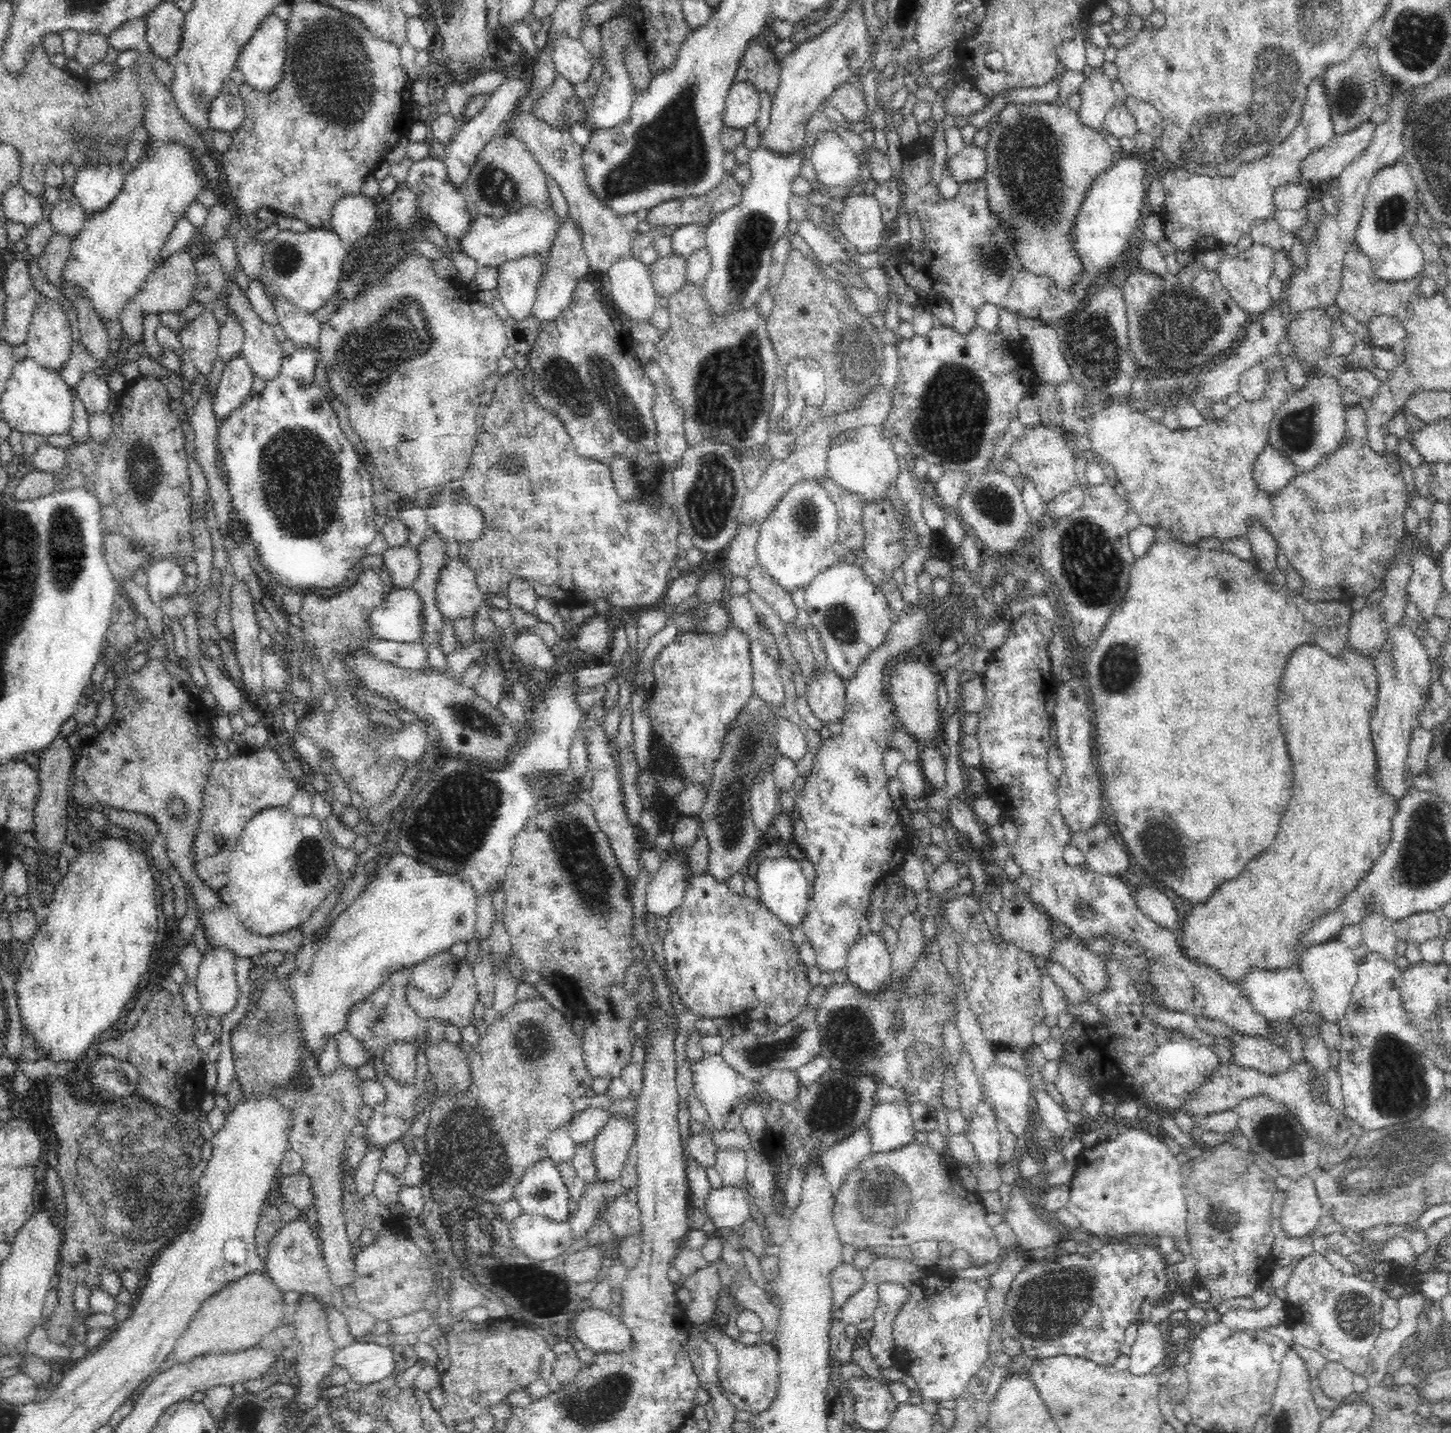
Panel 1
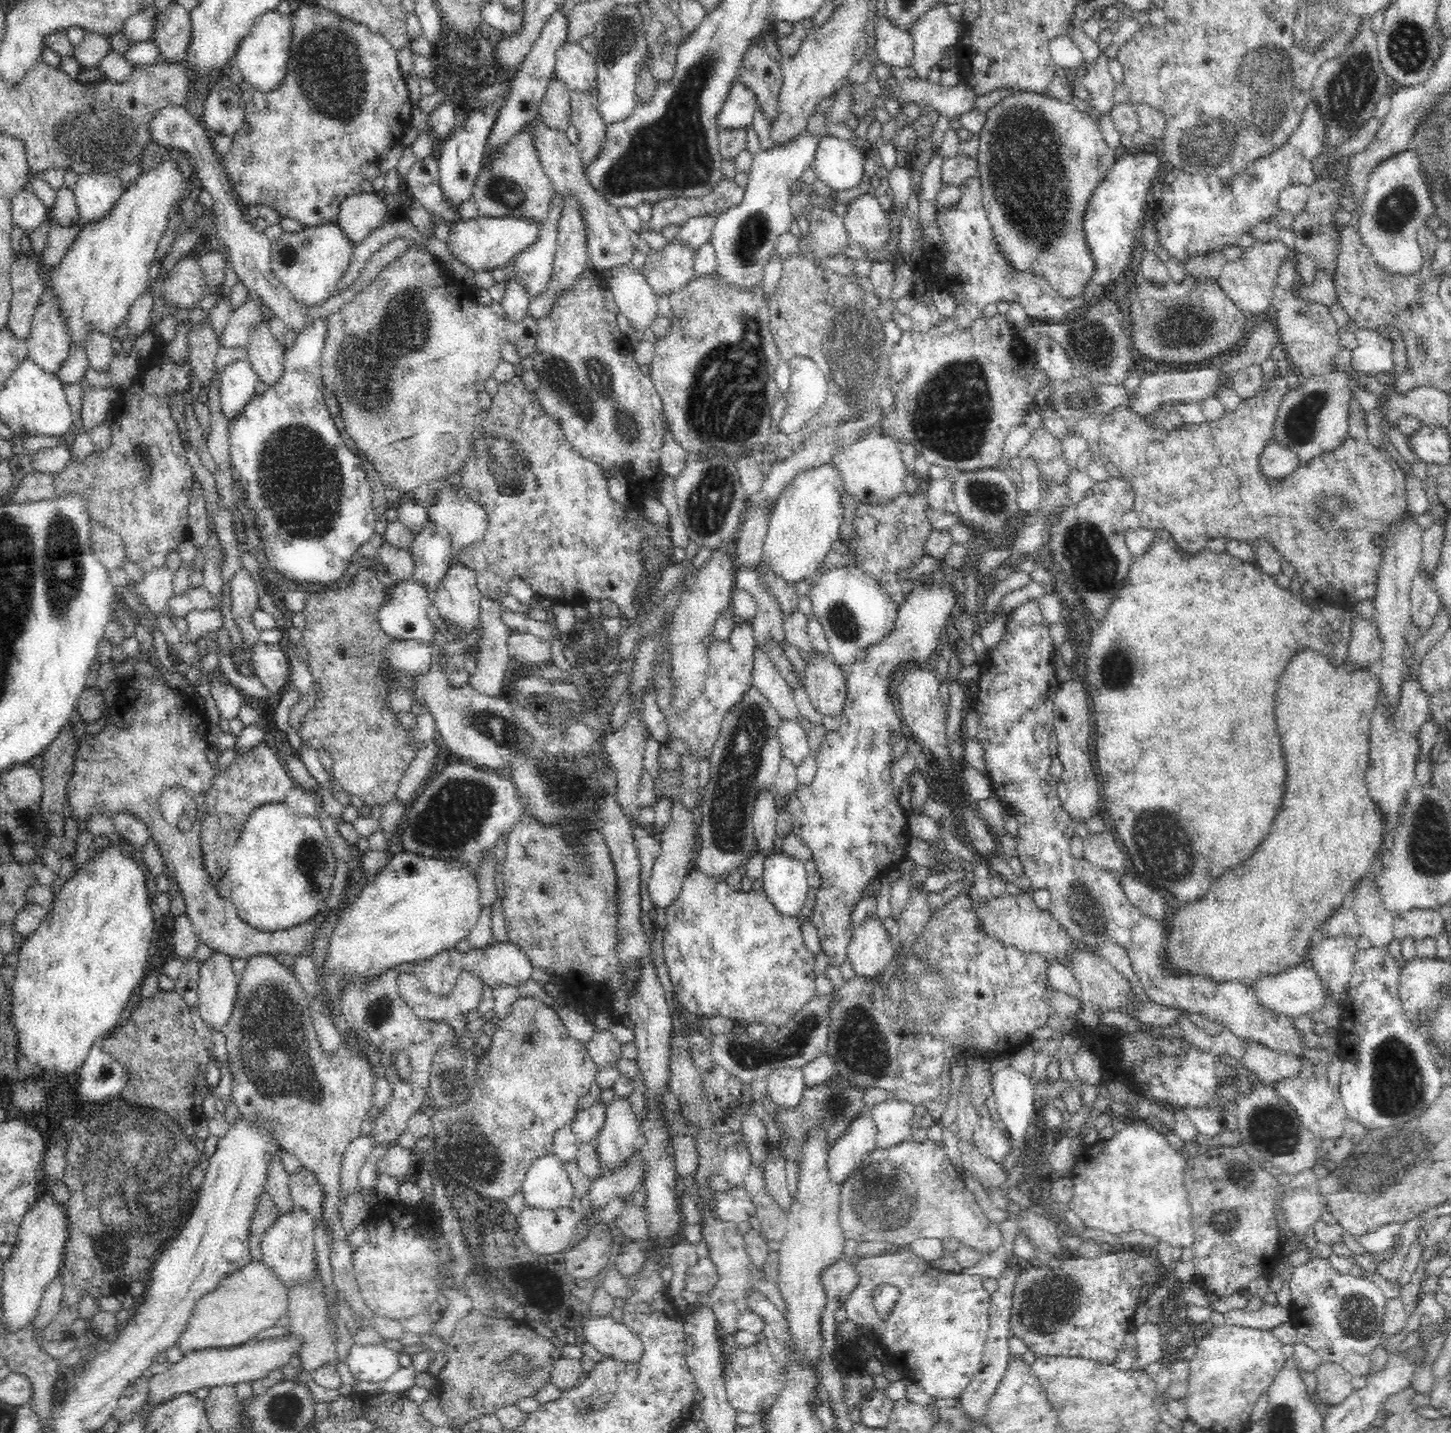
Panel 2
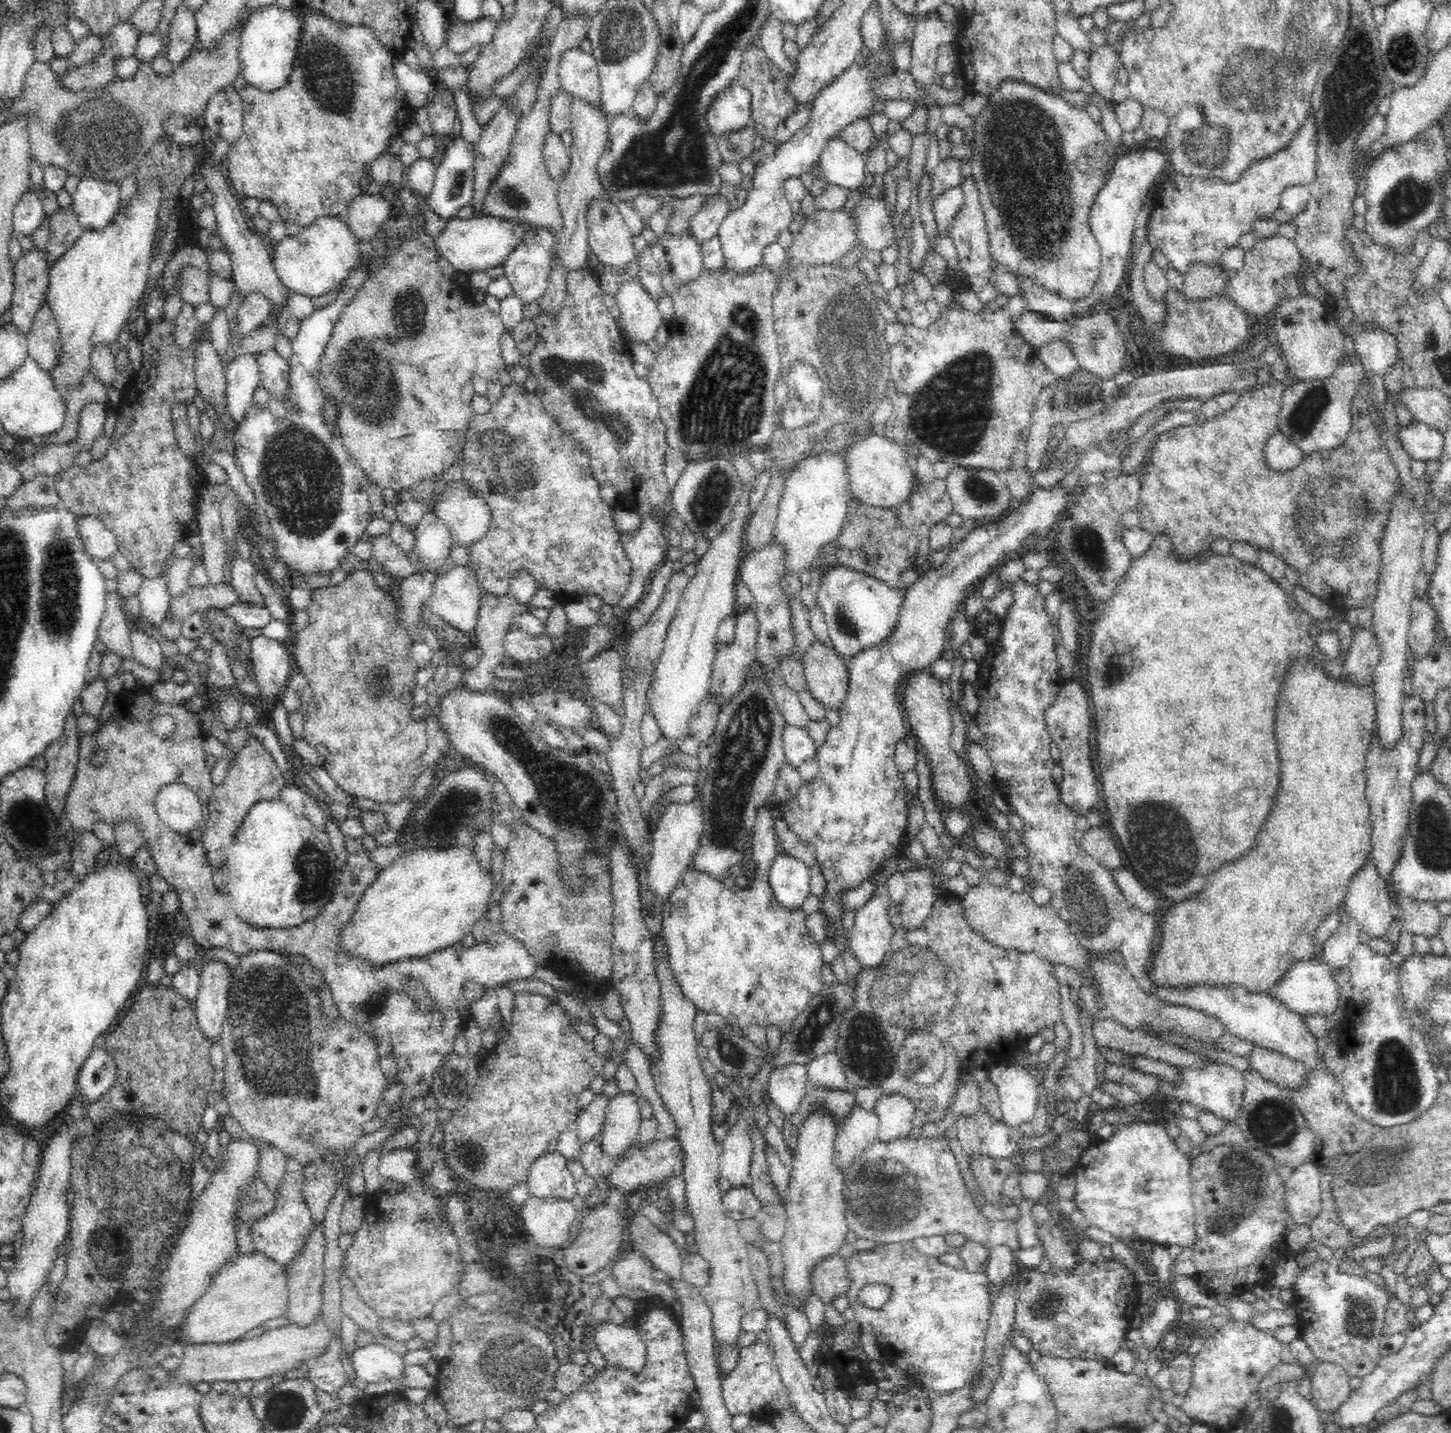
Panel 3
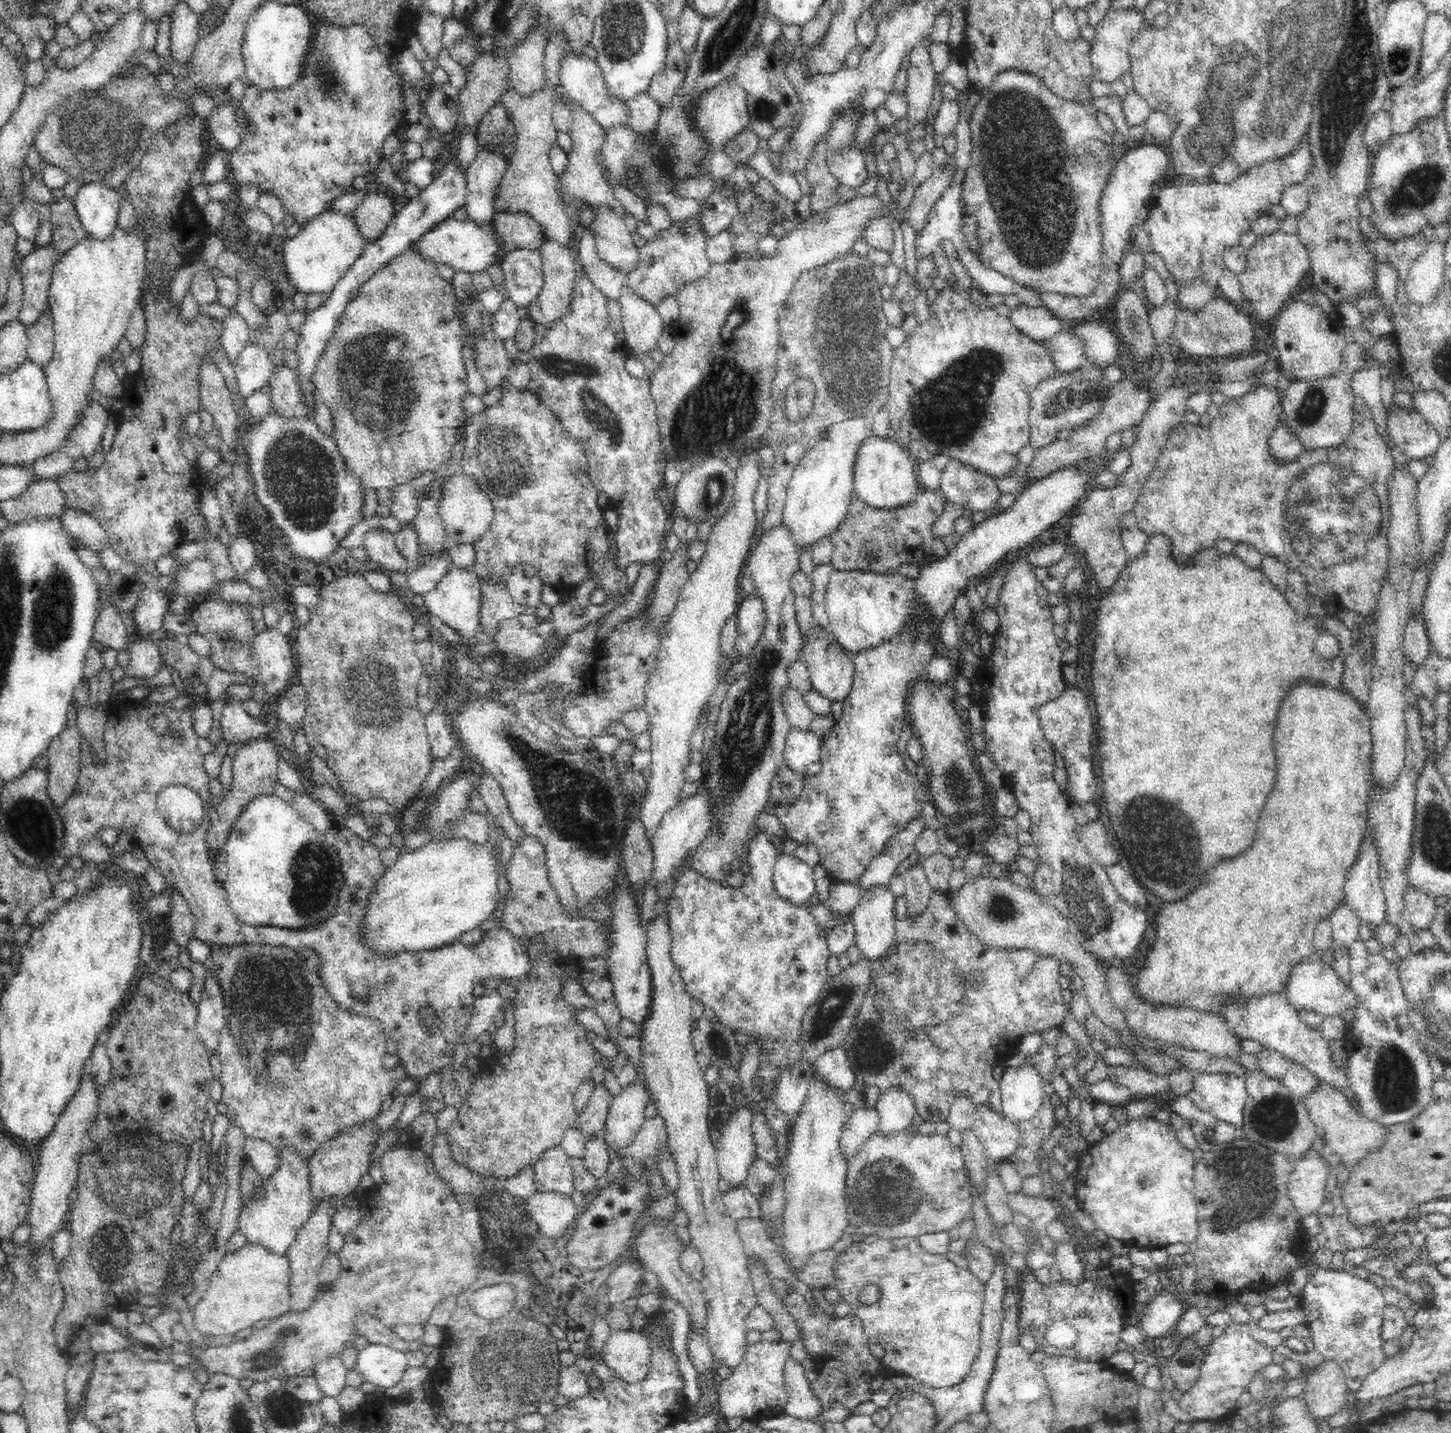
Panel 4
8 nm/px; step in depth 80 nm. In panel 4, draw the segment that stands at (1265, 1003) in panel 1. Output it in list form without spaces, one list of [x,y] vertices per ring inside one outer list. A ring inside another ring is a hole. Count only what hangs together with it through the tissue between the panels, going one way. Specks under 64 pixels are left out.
[[[1316,958],[1294,966],[1283,989],[1282,994],[1296,1011],[1307,1010],[1323,1017],[1338,1016],[1347,1009],[1356,1008],[1358,1004],[1350,985],[1343,982],[1332,966],[1319,962]]]

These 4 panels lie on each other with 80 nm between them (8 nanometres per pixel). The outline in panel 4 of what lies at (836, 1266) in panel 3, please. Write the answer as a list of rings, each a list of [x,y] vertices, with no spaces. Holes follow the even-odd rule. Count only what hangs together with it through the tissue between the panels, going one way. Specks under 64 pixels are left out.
[[[833,1249],[814,1254],[806,1264],[806,1268],[802,1270],[801,1282],[809,1285],[814,1292],[826,1292],[828,1288],[834,1290],[838,1284],[838,1277],[834,1271],[838,1254],[839,1252]]]

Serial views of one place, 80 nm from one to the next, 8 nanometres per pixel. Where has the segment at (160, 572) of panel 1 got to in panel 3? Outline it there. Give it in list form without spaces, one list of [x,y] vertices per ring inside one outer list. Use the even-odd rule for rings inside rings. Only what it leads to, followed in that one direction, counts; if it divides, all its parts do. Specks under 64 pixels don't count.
[[[162,573],[154,578],[144,577],[136,595],[139,598],[142,618],[158,628],[162,620],[169,617],[172,595],[168,591],[167,575]]]

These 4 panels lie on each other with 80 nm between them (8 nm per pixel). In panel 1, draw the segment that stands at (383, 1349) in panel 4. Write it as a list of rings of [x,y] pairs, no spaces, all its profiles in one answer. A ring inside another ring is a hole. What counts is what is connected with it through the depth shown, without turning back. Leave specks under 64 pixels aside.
[[[355,1342],[336,1350],[334,1365],[344,1368],[352,1381],[370,1385],[388,1378],[395,1368],[393,1350],[378,1343]]]

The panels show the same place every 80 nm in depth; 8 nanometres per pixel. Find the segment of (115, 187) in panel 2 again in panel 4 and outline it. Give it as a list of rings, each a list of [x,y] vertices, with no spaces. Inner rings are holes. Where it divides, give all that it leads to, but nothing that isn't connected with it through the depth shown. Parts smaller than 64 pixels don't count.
[[[96,182],[82,183],[78,188],[72,201],[87,236],[103,239],[116,228],[122,198],[118,191]]]

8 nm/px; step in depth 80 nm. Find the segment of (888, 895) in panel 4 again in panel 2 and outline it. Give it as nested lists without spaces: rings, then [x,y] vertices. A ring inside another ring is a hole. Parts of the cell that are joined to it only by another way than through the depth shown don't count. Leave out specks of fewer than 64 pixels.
[[[878,916],[864,920],[855,928],[852,943],[848,946],[847,960],[852,964],[854,977],[871,982],[884,974],[886,966],[894,960],[894,940]]]

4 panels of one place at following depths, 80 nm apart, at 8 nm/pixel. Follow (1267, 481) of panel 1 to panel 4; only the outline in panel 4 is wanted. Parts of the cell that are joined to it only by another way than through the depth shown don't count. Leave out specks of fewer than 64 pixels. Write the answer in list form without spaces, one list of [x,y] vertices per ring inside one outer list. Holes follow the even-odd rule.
[[[1281,422],[1273,430],[1269,439],[1270,457],[1278,464],[1291,465],[1305,452],[1302,443],[1296,440],[1290,430]]]

